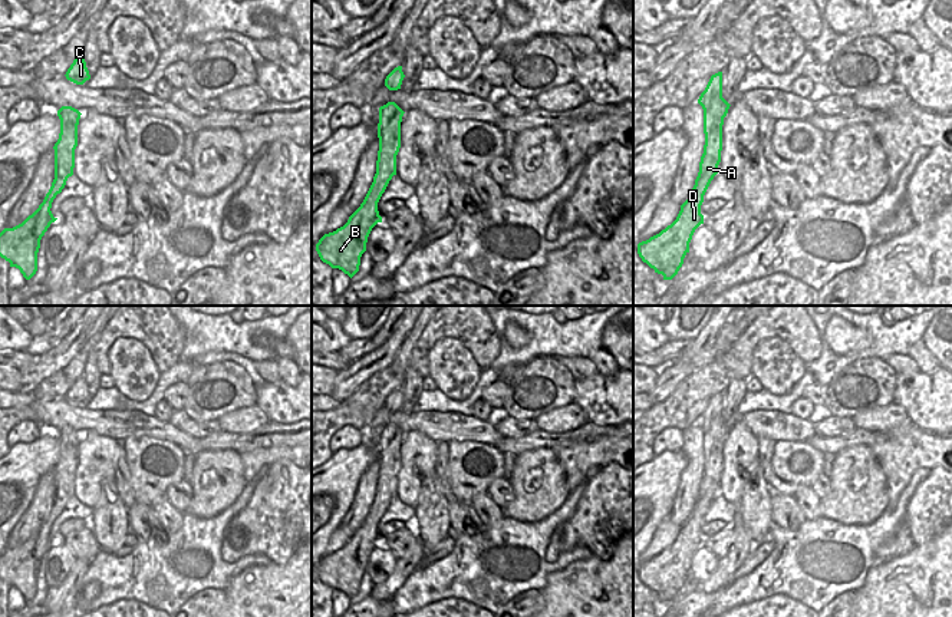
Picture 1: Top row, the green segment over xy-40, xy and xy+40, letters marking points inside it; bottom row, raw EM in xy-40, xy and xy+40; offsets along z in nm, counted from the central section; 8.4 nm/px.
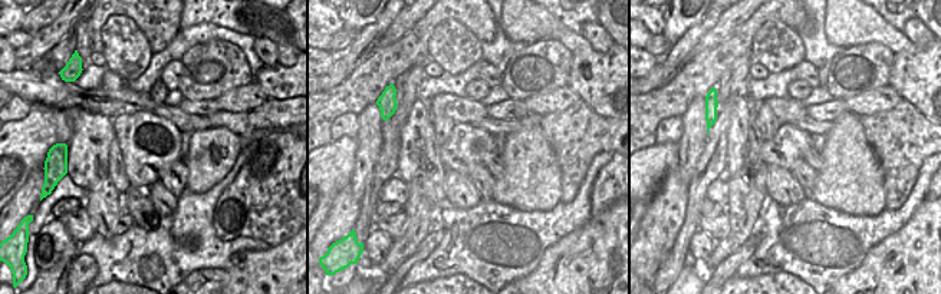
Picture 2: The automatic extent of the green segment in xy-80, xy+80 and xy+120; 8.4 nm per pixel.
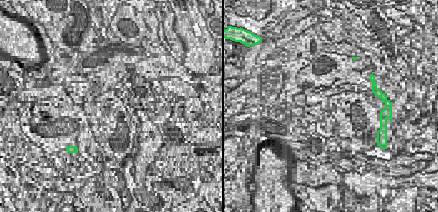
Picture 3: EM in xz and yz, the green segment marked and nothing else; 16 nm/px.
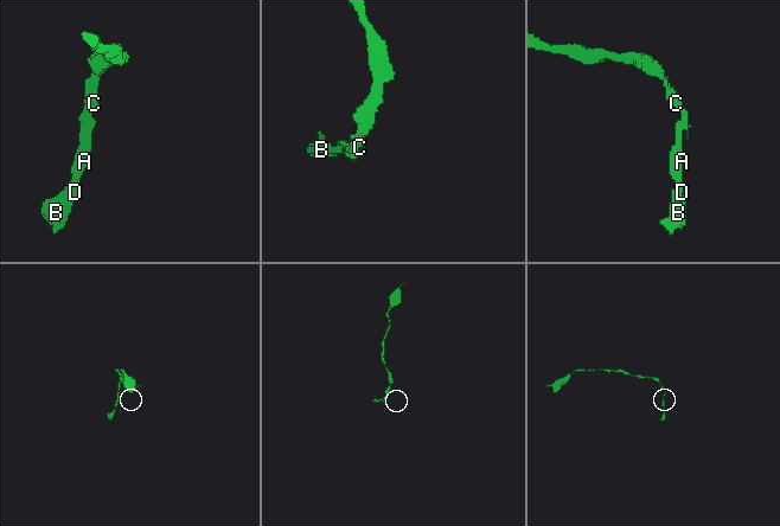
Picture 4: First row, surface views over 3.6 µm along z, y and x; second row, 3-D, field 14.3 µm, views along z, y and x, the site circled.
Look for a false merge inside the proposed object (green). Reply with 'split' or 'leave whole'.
split

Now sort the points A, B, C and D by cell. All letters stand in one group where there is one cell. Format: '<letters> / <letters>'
A B D / C

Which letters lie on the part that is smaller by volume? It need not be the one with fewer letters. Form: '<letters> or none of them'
A, B, D

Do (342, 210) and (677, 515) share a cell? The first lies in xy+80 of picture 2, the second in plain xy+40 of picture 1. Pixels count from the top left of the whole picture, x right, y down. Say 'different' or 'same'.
different

